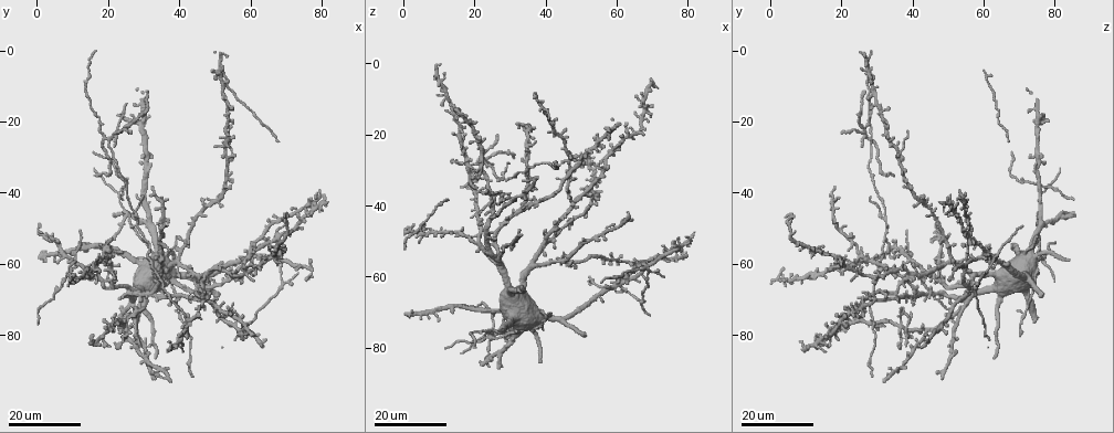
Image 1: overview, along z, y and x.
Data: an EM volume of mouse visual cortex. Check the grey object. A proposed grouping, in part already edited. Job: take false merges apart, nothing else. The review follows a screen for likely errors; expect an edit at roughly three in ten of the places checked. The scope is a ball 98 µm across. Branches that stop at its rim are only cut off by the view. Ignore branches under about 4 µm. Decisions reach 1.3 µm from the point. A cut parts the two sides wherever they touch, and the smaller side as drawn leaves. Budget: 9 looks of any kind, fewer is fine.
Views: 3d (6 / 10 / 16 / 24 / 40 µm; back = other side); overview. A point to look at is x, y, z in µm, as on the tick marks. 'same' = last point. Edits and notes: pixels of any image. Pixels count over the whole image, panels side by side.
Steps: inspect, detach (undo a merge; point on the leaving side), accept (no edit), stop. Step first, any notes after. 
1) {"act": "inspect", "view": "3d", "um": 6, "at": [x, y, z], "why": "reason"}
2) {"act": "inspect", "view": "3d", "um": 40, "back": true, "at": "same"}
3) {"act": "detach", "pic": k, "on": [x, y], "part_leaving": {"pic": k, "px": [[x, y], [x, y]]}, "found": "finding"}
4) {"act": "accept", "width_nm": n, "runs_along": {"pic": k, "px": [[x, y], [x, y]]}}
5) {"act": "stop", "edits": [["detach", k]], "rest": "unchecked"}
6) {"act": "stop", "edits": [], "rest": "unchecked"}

{"act": "inspect", "view": "3d", "um": 24, "at": [28.5, 47.0, 32.5], "why": "three arms meet"}

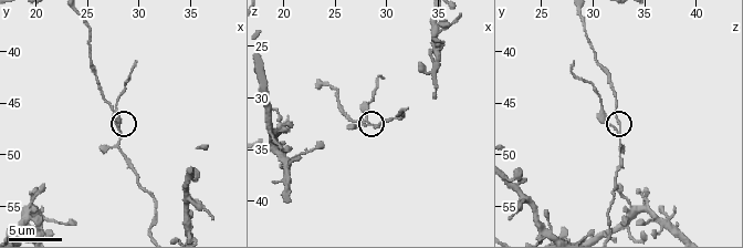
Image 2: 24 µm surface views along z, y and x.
{"act": "inspect", "view": "3d", "um": 6, "at": [27.8, 47.2, 31.8]}

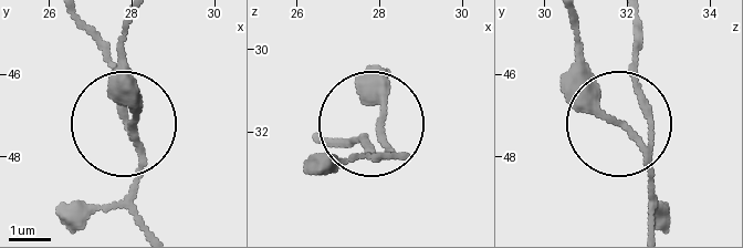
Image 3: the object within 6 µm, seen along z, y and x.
{"act": "detach", "pic": 3, "on": [136, 112], "side_arm_um": 9, "arms": 3, "found": "a second cell is stuck on"}

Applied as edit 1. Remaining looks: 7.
{"act": "inspect", "view": "3d", "um": 16, "at": [33.5, 62.5, 30.5]}

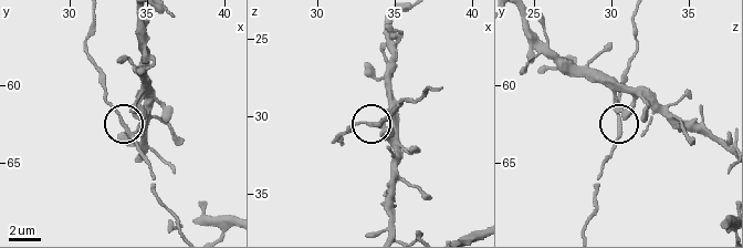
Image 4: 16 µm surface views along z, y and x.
{"act": "inspect", "view": "3d", "um": 10, "at": [33.4, 62.0, 30.6]}

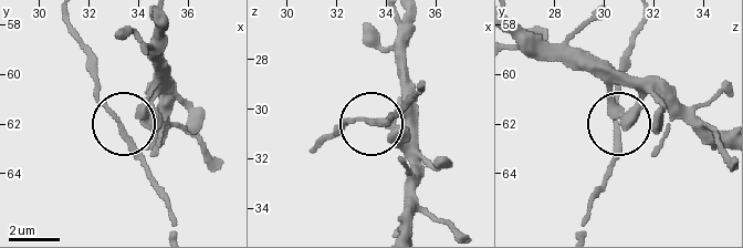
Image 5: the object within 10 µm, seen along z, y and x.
{"act": "accept", "arms": 3, "found": "one cell here"}

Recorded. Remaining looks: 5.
{"act": "inspect", "view": "3d", "um": 24, "at": [7.5, 58.5, 46.5], "why": "a fork"}

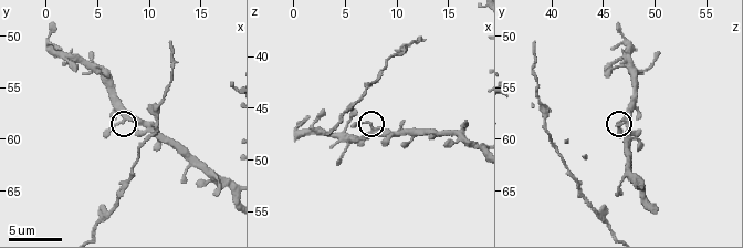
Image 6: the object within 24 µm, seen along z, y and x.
{"act": "inspect", "view": "3d", "um": 6, "at": [7.6, 58.2, 46.8], "why": "zoom in"}

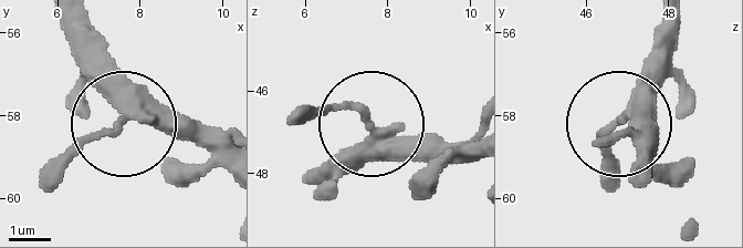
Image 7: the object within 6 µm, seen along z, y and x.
{"act": "accept", "arms": 3, "runs_along": {"pic": 7, "px": [[227, 173], [196, 144], [125, 116], [118, 89], [83, 49]]}, "found": "all the same cell"}

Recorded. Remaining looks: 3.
{"act": "inspect", "view": "3d", "um": 24, "at": [20.0, 24.5, 28.5], "why": "four or more arms meet"}

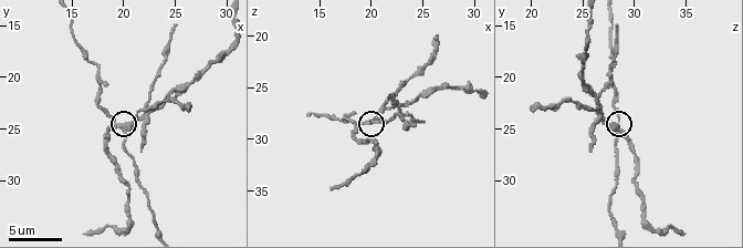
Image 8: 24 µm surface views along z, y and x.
{"act": "inspect", "view": "3d", "um": 10, "at": "same", "why": "closer look"}

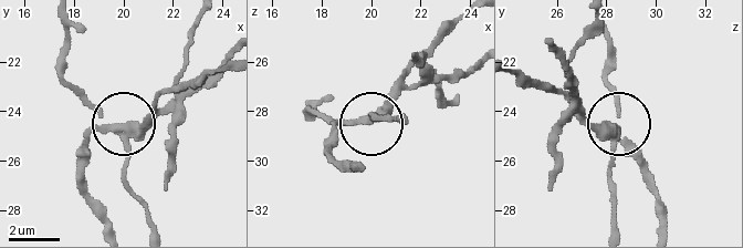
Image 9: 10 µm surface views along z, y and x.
{"act": "detach", "pic": 9, "on": [143, 121], "arms": 4, "found": "two cells meet here"}

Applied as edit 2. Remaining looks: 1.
{"act": "stop", "edits": [["detach", 3], ["detach", 9]], "rest": "unchecked"}

